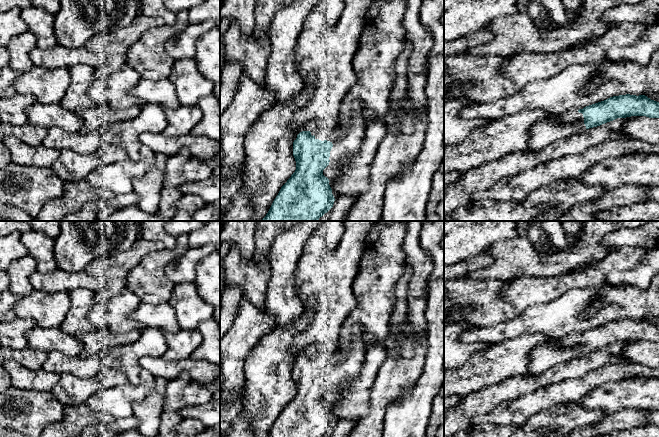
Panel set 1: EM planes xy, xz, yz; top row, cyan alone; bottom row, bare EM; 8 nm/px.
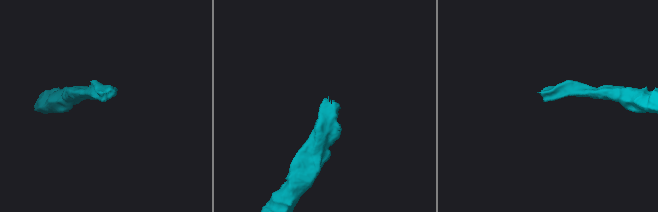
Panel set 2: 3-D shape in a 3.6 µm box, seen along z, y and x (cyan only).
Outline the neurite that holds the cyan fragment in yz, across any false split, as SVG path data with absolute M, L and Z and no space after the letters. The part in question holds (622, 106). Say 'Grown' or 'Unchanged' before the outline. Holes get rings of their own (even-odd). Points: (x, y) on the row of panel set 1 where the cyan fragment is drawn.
Grown. M619 95L586 106L574 107L561 115L534 124L528 140L529 151L542 148L579 131L597 127L617 118L646 116L659 118L659 102L645 95Z

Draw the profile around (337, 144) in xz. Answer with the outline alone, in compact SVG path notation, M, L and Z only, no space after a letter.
M327 136L325 140L330 141L333 144L330 154L334 154L338 149L340 149L343 146L342 141L339 141L332 136Z

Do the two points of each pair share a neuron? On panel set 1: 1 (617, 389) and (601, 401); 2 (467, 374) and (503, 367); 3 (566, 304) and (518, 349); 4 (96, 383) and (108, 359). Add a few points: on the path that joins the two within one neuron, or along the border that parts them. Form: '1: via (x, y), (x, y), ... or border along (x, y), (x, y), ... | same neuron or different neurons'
1: via (613, 393), (609, 397), (605, 397) | same neuron
2: via (476, 373), (483, 368), (494, 367) | same neuron
3: border along (512, 337), (543, 333), (553, 339) | different neurons
4: border along (114, 367), (121, 370), (125, 375) | different neurons

